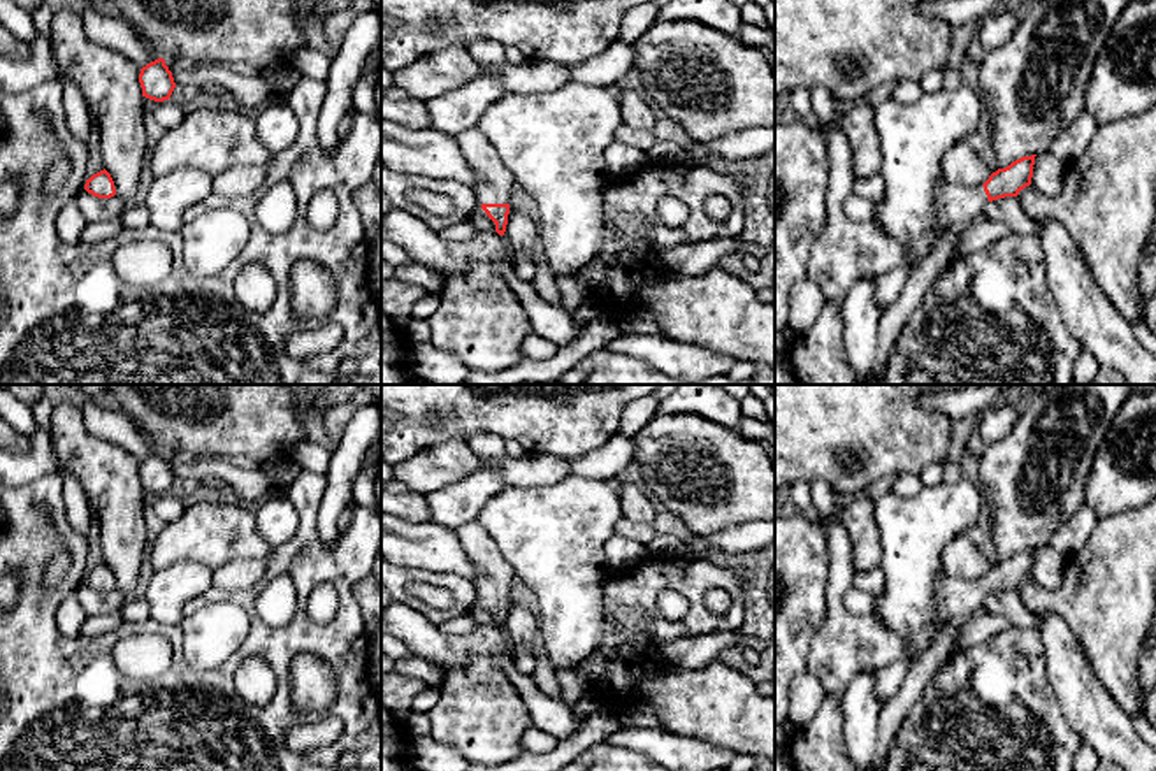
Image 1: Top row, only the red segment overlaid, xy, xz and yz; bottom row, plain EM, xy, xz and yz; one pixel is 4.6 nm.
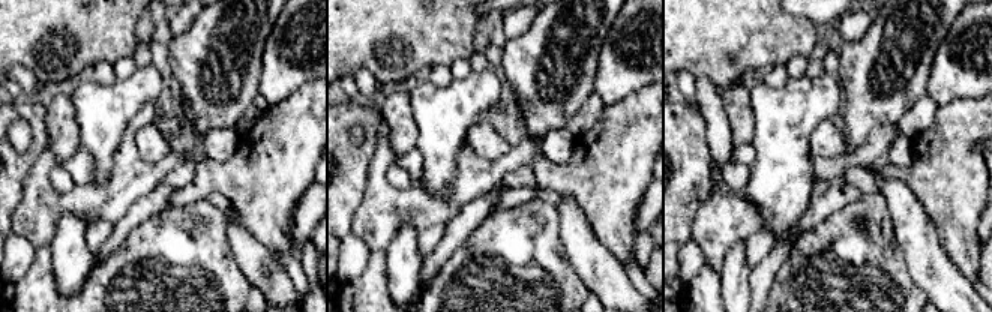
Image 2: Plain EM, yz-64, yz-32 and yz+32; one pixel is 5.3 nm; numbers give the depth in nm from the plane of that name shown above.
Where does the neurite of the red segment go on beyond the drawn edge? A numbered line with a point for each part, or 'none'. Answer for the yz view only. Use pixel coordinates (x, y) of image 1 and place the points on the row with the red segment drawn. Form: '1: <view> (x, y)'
1: yz (954, 204)

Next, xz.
1: xz (494, 185)

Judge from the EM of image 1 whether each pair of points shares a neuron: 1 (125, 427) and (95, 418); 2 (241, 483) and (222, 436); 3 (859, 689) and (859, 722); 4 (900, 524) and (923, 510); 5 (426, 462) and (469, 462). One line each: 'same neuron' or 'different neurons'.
1: same neuron
2: different neurons
3: same neuron
4: same neuron
5: same neuron

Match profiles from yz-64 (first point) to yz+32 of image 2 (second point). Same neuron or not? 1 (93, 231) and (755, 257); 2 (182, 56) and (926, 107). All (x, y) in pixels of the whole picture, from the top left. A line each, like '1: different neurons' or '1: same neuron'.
1: same neuron
2: different neurons

